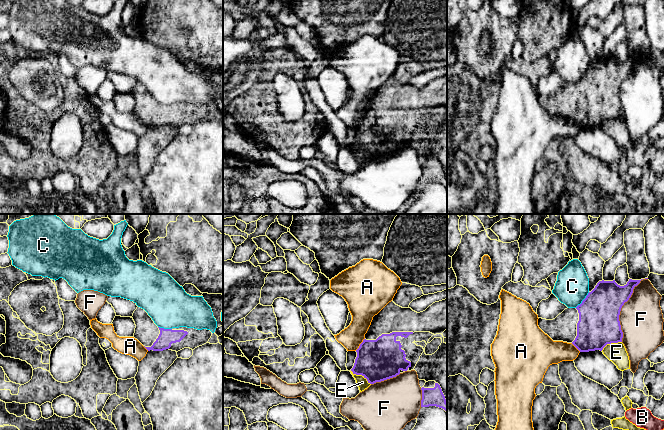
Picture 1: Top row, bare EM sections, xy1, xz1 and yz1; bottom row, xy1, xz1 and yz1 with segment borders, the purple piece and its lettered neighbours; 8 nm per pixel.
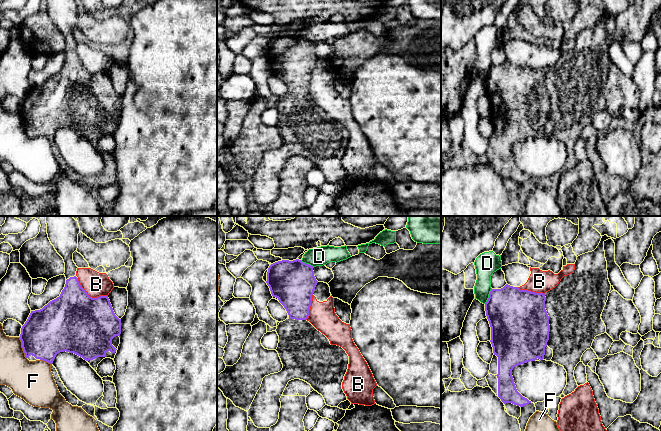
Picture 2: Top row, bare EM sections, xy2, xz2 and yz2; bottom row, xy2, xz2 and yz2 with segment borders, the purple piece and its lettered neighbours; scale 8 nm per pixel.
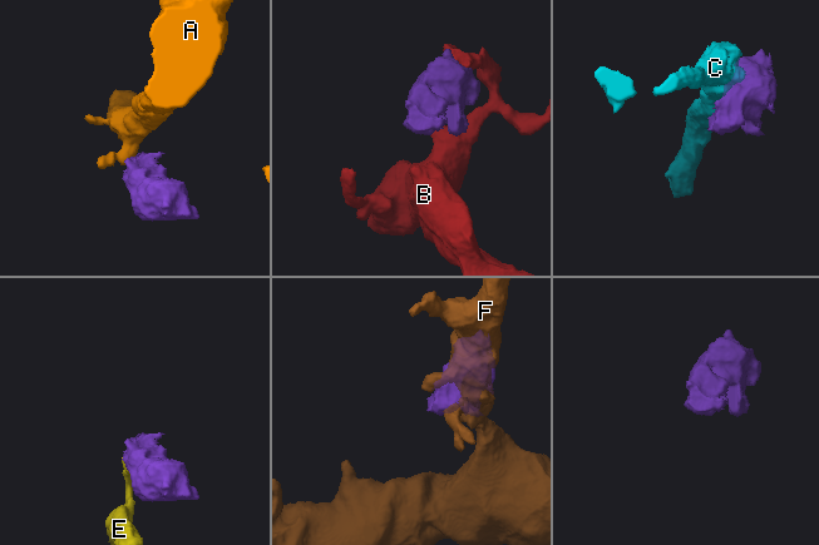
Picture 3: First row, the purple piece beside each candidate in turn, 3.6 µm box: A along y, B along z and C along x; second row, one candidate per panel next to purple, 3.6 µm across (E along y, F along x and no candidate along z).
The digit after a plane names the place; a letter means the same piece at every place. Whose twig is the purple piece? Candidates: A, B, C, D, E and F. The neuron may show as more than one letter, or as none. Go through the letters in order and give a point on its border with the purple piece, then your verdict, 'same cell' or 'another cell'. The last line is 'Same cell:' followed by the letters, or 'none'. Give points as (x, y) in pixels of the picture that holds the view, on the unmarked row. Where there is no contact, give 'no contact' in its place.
A: contact xz1 (360, 120); another cell
B: contact xy2 (89, 72); another cell
C: contact yz1 (583, 76); another cell
D: contact yz2 (489, 72); another cell
E: contact xz1 (361, 150); another cell
F: contact yz1 (620, 86); another cell
Same cell: none

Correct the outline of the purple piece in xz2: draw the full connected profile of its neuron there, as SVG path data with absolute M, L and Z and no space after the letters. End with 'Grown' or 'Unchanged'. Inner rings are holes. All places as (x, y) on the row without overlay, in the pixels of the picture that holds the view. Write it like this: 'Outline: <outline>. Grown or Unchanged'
Outline: M299 35L278 37L268 44L266 59L272 72L276 73L286 85L289 94L280 98L276 105L279 112L276 127L283 144L280 148L263 154L261 163L247 187L248 193L258 204L270 204L277 199L281 184L280 174L288 158L294 155L310 160L323 172L328 182L337 183L341 178L348 176L342 165L349 140L348 130L342 123L331 121L329 115L306 96L309 92L312 71L318 59L313 44Z. Grown

